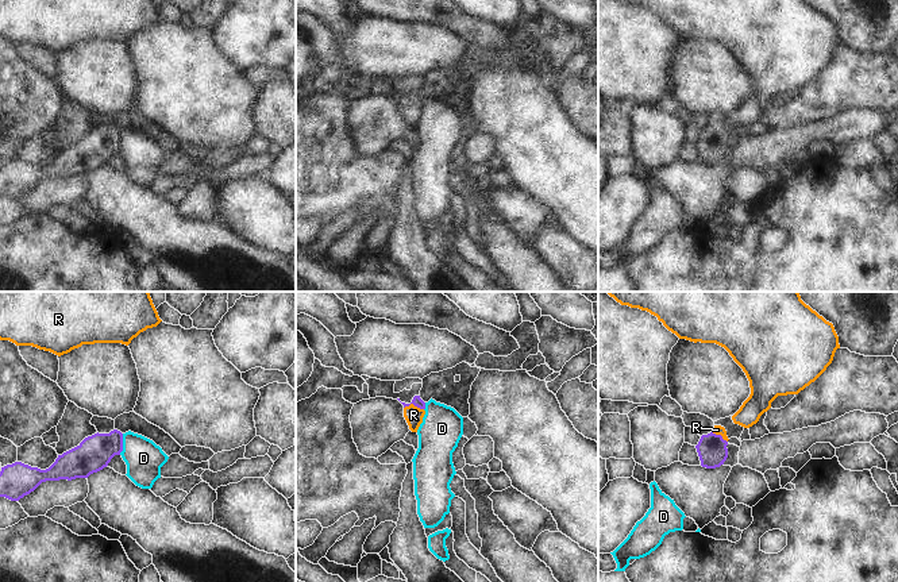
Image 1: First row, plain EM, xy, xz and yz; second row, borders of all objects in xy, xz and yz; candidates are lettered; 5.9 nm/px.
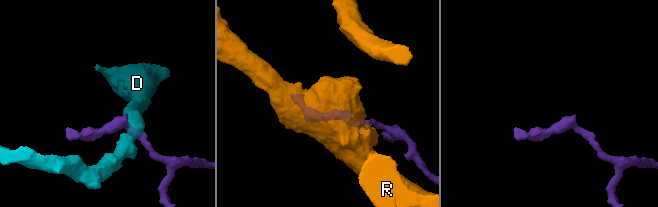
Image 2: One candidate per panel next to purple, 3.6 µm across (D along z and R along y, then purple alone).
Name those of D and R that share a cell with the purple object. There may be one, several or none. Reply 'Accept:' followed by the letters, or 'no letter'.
Accept: R.

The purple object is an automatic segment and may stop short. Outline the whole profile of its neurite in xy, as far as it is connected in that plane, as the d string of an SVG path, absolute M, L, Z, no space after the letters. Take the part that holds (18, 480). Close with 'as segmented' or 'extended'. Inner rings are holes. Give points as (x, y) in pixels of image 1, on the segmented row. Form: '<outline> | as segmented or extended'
M95 433L85 438L77 447L58 455L46 470L15 462L1 467L0 497L19 501L34 492L42 482L88 478L108 466L115 455L123 451L123 433Z | as segmented

